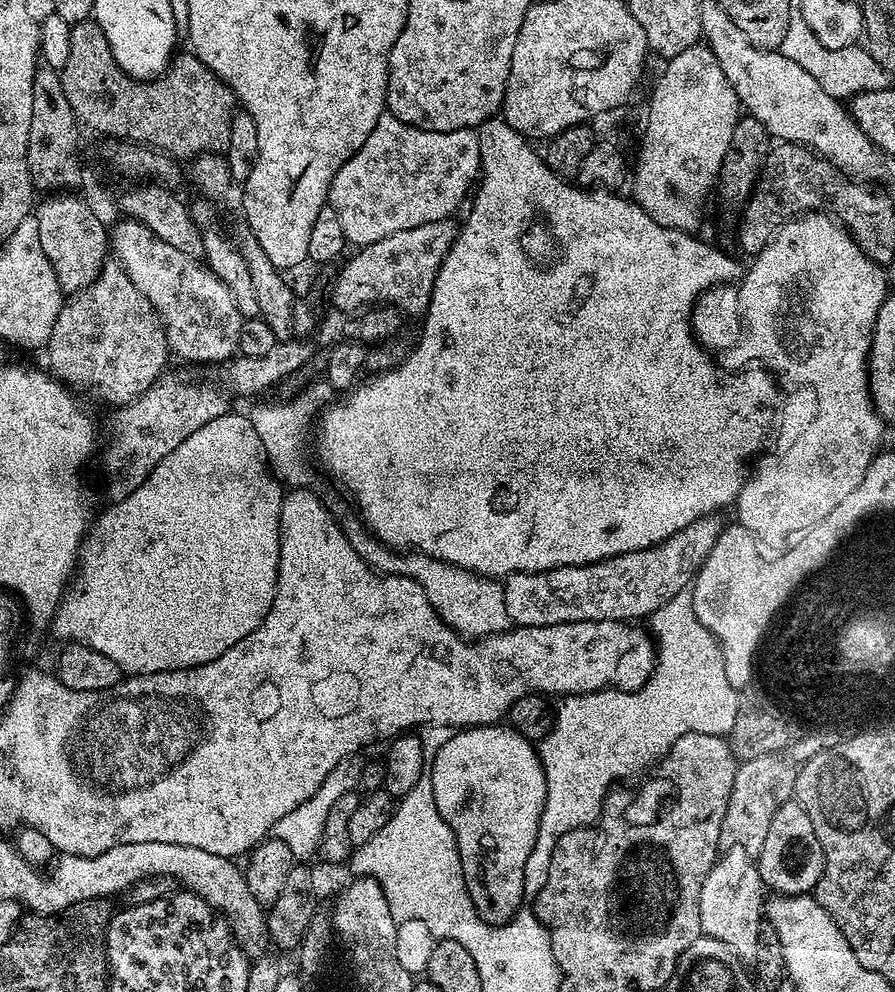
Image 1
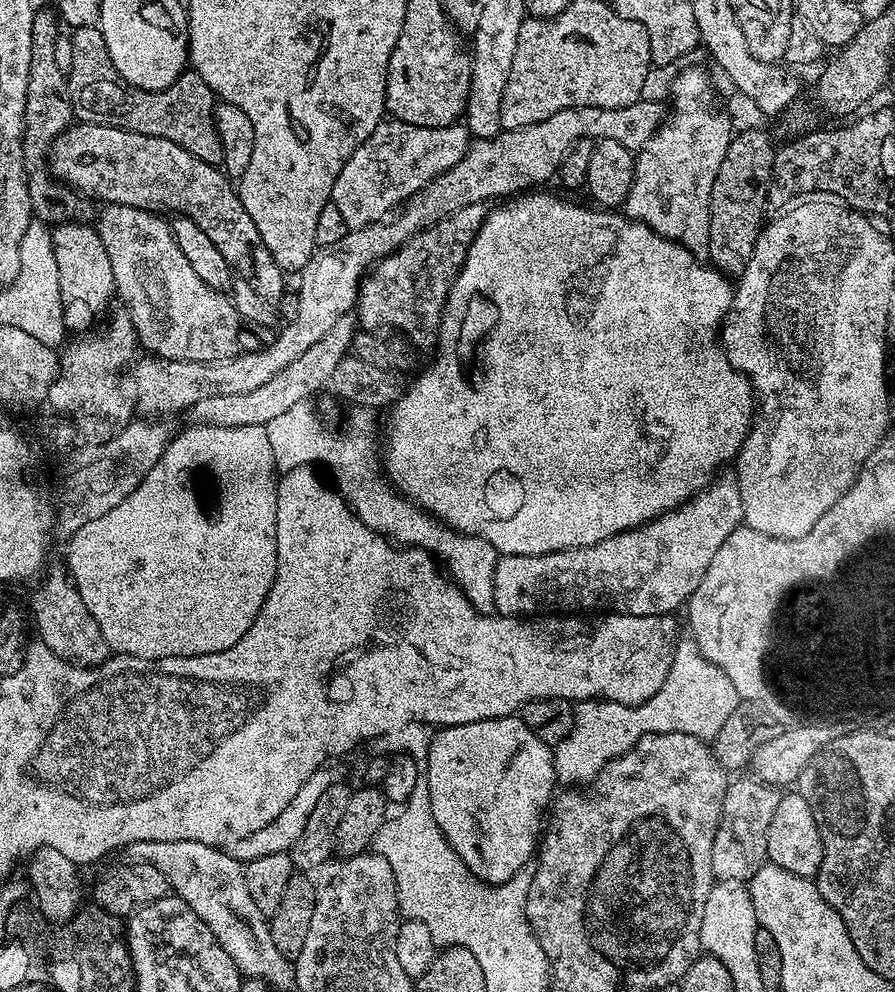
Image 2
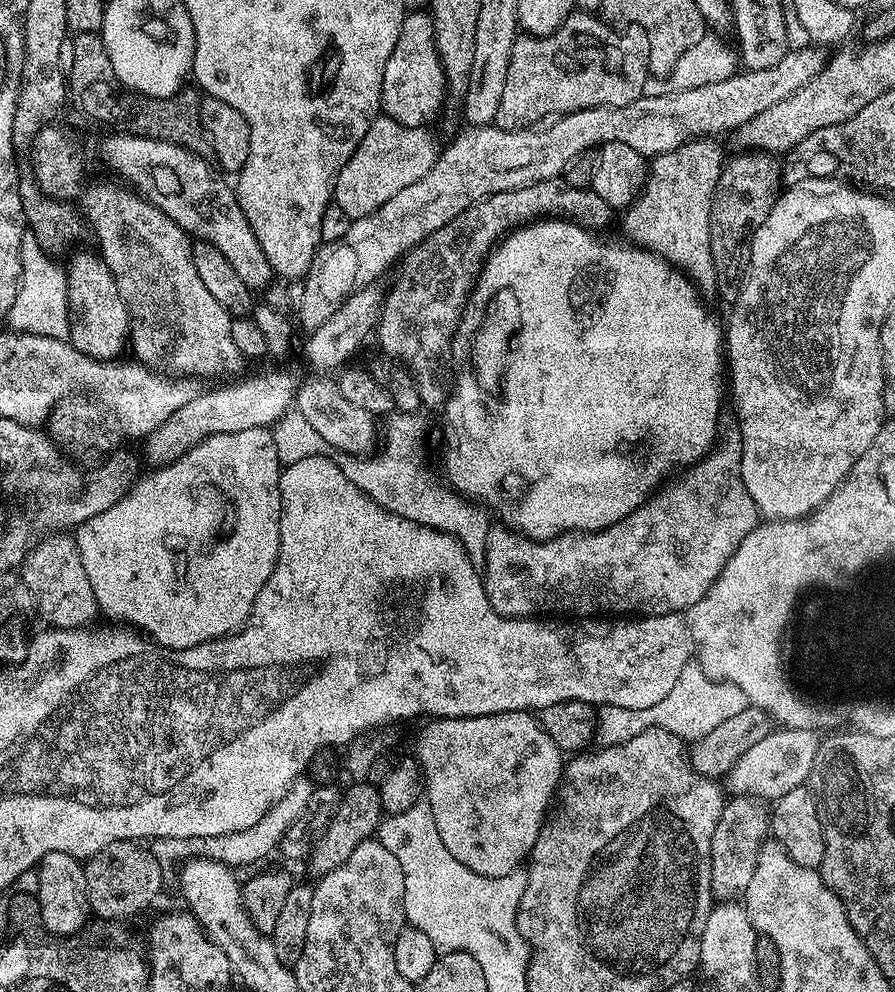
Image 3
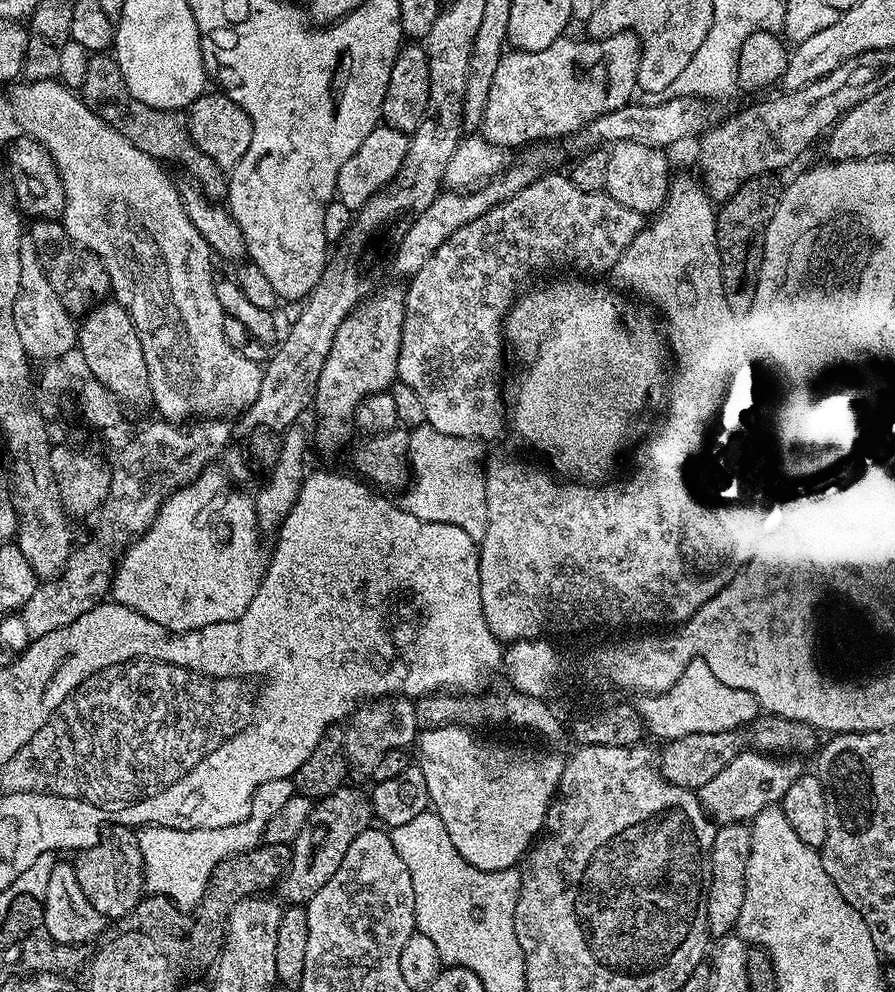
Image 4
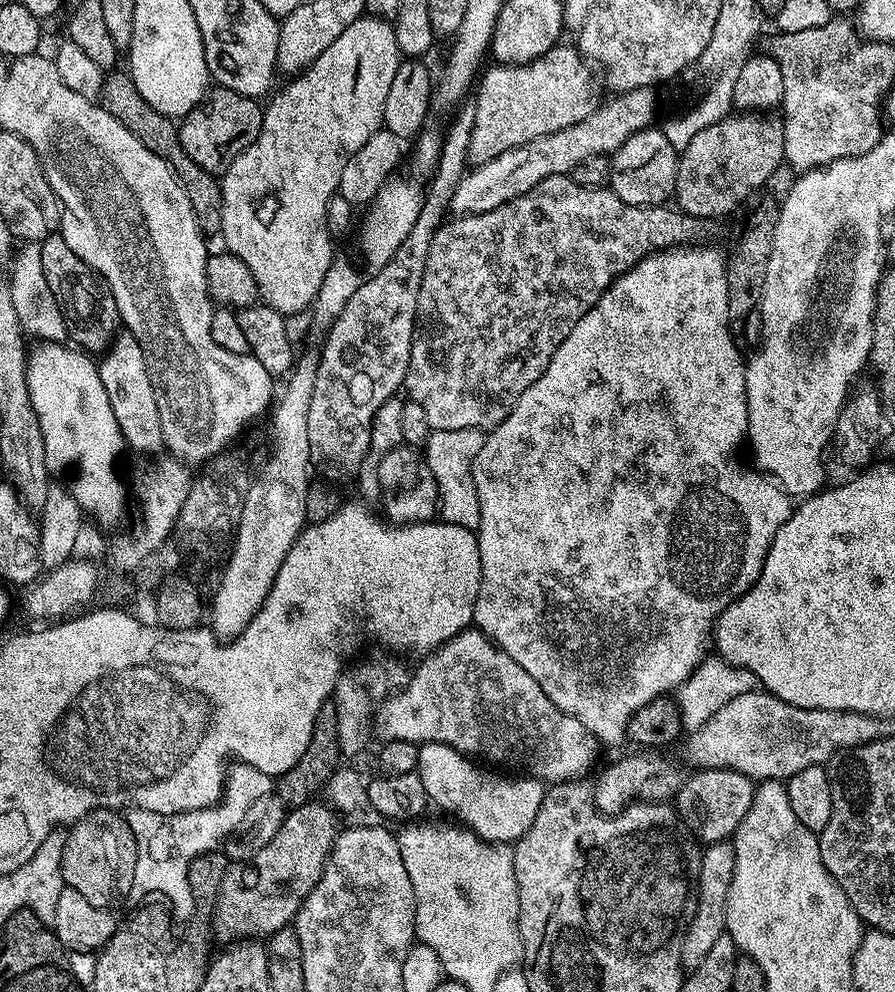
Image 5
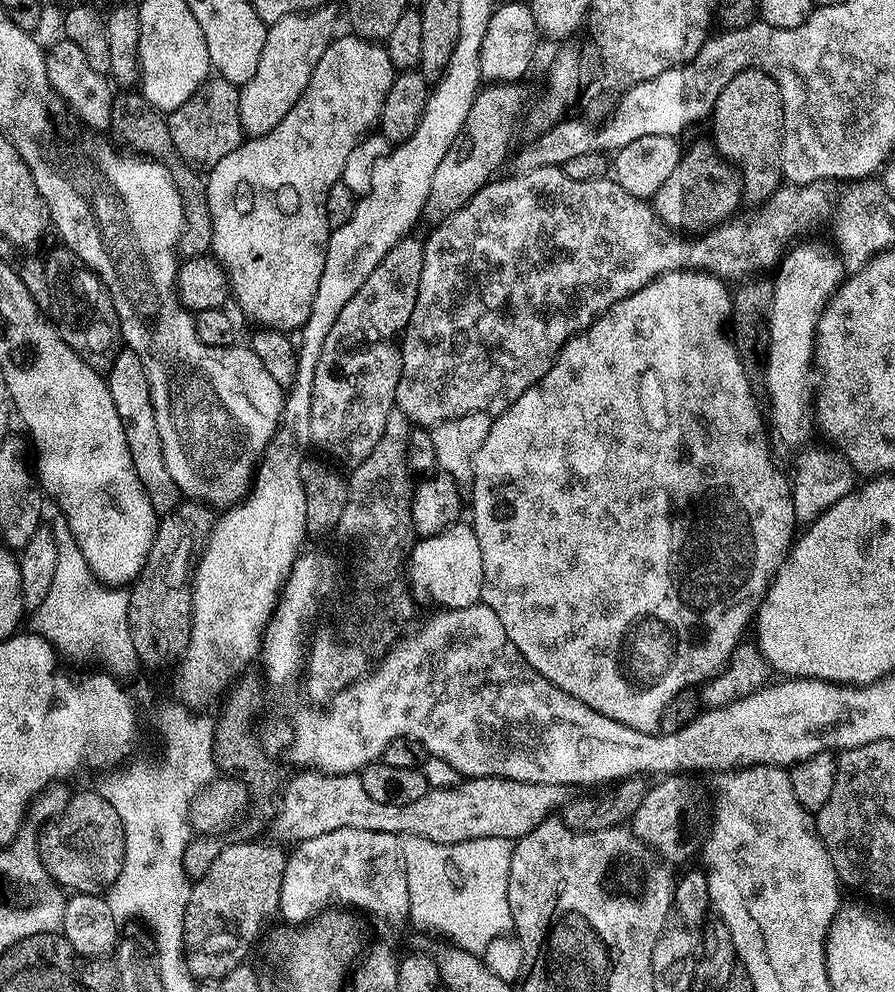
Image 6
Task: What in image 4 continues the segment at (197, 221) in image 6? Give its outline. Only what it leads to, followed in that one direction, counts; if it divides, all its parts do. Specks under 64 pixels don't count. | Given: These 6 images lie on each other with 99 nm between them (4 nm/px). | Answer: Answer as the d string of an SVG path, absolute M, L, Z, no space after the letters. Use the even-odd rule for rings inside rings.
M98 52L89 55L86 62L85 80L80 84L78 95L91 112L98 114L98 118L102 118L102 122L106 122L114 130L118 130L118 134L122 134L122 138L134 142L134 146L138 146L138 150L142 150L147 156L153 156L156 161L166 162L166 160L169 160L170 163L177 164L180 168L185 168L188 171L189 178L192 179L189 181L200 189L200 193L207 200L220 202L227 197L229 173L225 169L220 168L218 162L214 162L214 158L210 158L207 154L202 154L202 150L198 150L198 146L194 146L188 130L187 115L183 111L158 110L154 106L146 106L146 102L135 100L122 78L122 70L118 66L115 55L108 52Z

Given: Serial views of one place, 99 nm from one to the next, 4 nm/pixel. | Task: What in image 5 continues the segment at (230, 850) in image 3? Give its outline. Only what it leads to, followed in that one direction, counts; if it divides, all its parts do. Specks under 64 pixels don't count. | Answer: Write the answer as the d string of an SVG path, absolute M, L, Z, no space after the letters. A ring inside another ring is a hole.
M236 762L227 769L224 794L219 804L189 812L175 812L169 816L132 808L126 819L136 843L133 893L141 892L148 896L157 892L168 899L167 907L177 921L190 919L196 912L198 896L194 884L187 878L188 864L198 855L217 851L225 843L224 835L232 831L235 833L247 821L252 803L258 798L273 795L273 792L274 777L249 764Z

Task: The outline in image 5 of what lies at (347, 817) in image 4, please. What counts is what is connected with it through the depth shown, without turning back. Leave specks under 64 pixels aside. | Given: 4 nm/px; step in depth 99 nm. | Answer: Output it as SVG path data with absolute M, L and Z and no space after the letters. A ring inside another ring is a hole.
M309 802L291 809L282 822L282 830L262 846L248 860L229 863L224 872L220 889L214 899L216 909L212 912L212 928L216 936L223 942L239 942L249 938L267 938L278 930L289 927L296 919L296 911L302 902L314 890L316 883L322 878L324 867L338 835L338 817L331 807L324 802Z

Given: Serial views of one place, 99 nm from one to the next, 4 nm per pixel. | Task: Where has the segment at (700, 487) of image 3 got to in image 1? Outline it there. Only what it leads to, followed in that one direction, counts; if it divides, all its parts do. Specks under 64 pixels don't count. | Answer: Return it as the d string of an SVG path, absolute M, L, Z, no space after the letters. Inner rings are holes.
M716 514L703 516L661 544L611 556L609 560L593 564L564 564L545 572L513 572L503 581L509 621L525 628L571 620L636 622L639 616L651 617L653 612L666 606L674 594L685 591L697 579L696 571L699 573L703 569L705 558L721 534L720 518Z

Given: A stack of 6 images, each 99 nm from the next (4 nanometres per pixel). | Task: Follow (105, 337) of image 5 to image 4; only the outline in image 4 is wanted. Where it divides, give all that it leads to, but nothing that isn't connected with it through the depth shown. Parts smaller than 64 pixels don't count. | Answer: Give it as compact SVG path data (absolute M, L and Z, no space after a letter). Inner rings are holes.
M33 219L27 225L26 234L34 242L34 251L38 253L38 263L42 266L42 274L46 274L46 282L50 282L50 287L54 289L54 294L58 294L62 306L74 318L83 318L97 301L109 295L108 271L104 269L103 262L87 248L81 248L79 244L75 244L59 219Z

